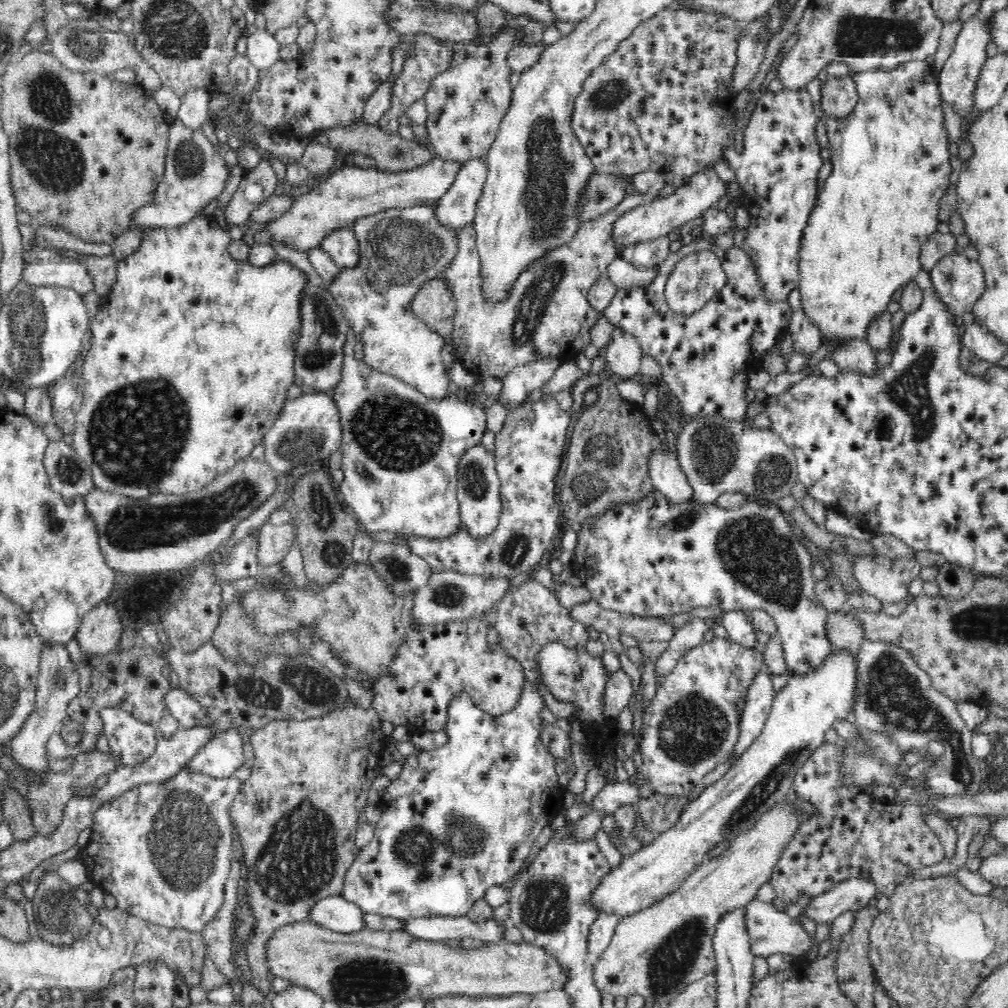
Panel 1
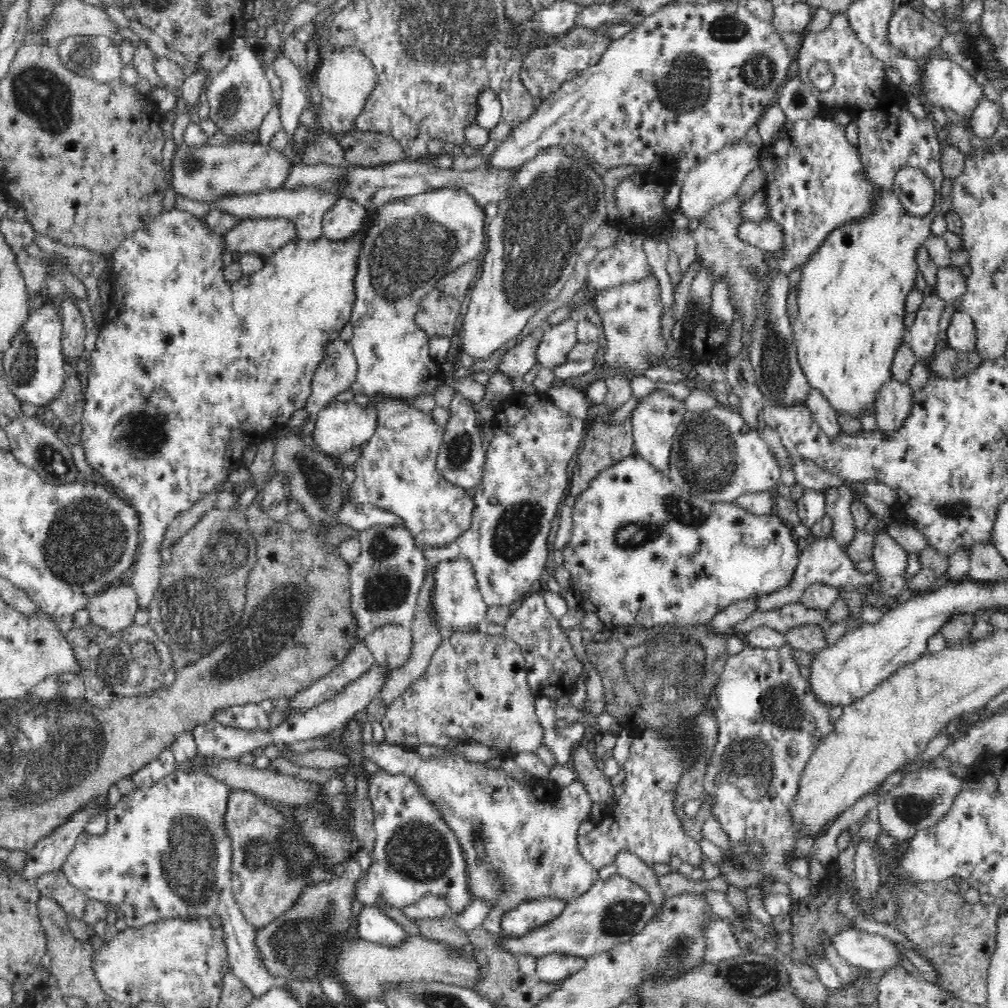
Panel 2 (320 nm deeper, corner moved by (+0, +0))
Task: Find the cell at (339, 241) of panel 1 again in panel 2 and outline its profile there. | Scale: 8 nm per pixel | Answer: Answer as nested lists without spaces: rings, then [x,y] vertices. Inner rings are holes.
[[[349,198],[336,200],[335,205],[324,214],[320,224],[323,237],[330,242],[352,240],[362,230],[362,226],[366,225],[364,220],[369,213],[369,210]]]

